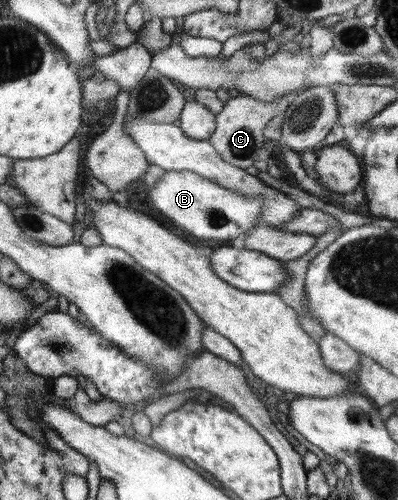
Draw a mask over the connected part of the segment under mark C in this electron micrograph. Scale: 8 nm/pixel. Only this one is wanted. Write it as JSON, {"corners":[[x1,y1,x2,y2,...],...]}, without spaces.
{"corners":[[305,85,304,88,300,88,300,90,296,90,289,95,275,98,272,102,260,102,251,96,243,95,231,98,225,103,223,110,215,115,216,128,208,142,225,162,244,169,253,166,253,163,261,157,265,144,263,131,269,120,278,114,284,114,290,106,291,100,311,87,315,86]]}

